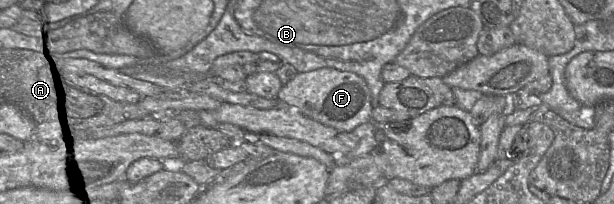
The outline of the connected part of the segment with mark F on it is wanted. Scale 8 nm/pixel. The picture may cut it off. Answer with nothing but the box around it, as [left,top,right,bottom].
[280,68,372,132]

